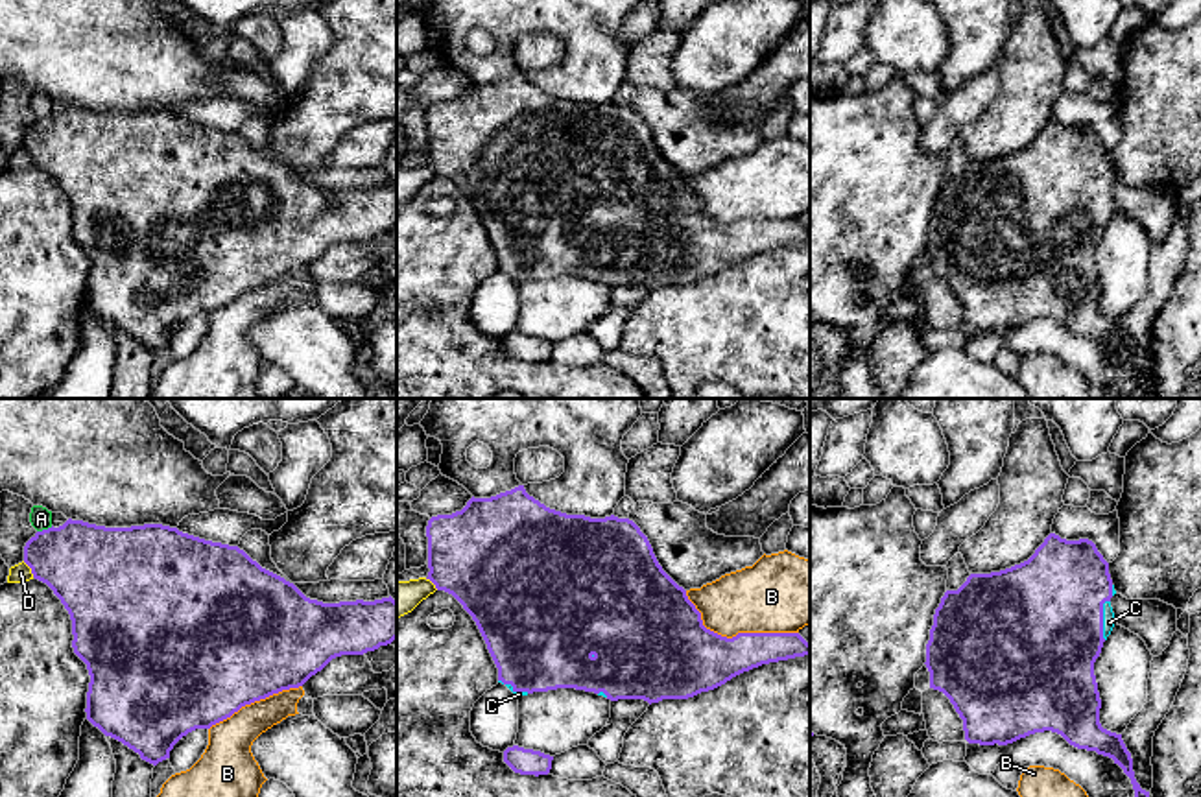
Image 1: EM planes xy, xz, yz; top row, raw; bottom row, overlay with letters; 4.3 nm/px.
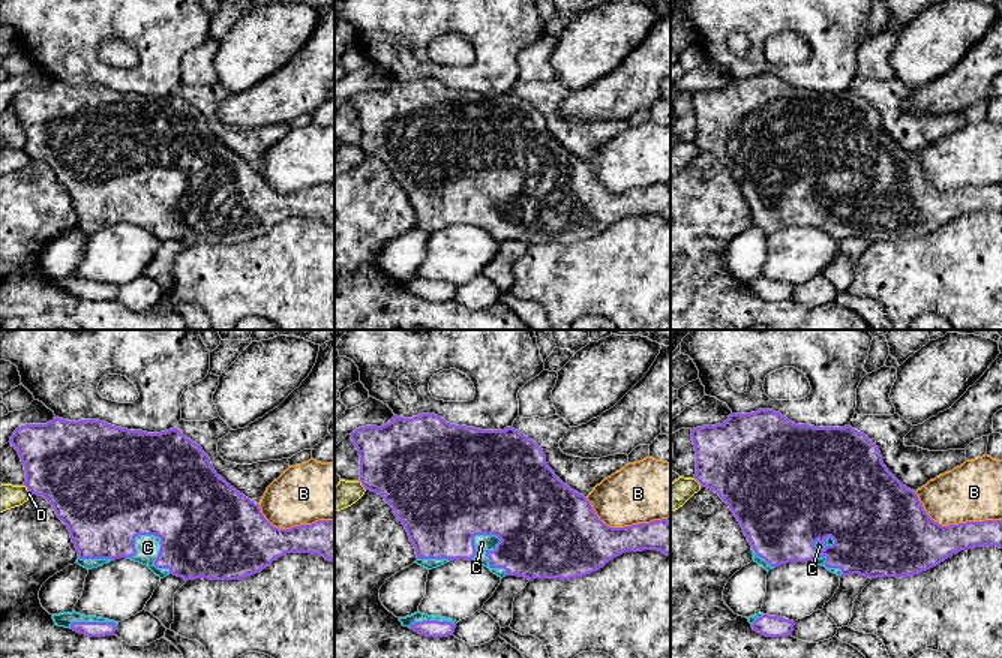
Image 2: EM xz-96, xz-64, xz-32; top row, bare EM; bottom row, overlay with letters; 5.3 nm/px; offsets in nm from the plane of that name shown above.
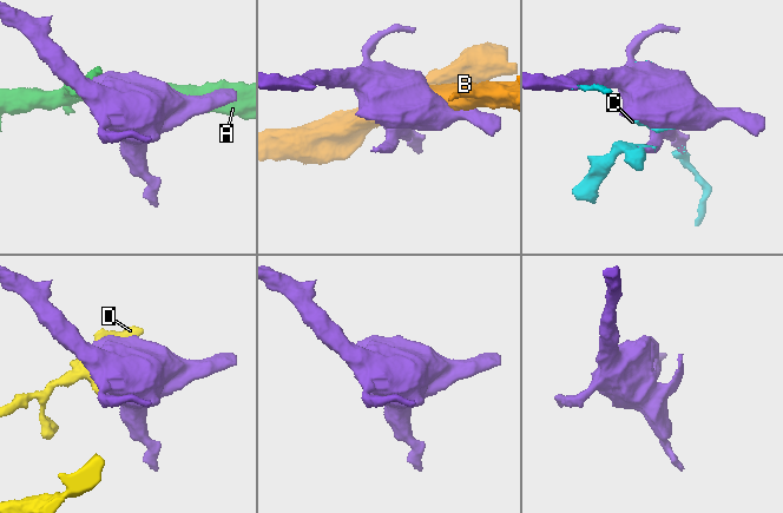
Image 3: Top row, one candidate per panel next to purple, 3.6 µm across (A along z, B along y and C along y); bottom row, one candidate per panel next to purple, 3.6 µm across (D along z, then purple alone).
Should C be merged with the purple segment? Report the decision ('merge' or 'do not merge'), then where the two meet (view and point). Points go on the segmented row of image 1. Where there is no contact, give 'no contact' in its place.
merge | yz (1102, 618)

